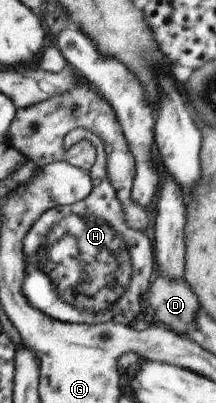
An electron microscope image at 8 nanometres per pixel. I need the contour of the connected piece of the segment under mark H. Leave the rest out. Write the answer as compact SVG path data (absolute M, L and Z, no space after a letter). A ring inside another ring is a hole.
M102 157L94 158L88 170L92 184L90 194L76 204L42 212L22 238L25 277L21 292L30 306L60 322L104 323L104 314L110 314L113 322L128 325L140 312L140 293L147 292L150 276L155 273L152 242L145 232L128 228L106 176L105 161L101 162ZM84 310L106 312L86 314Z

